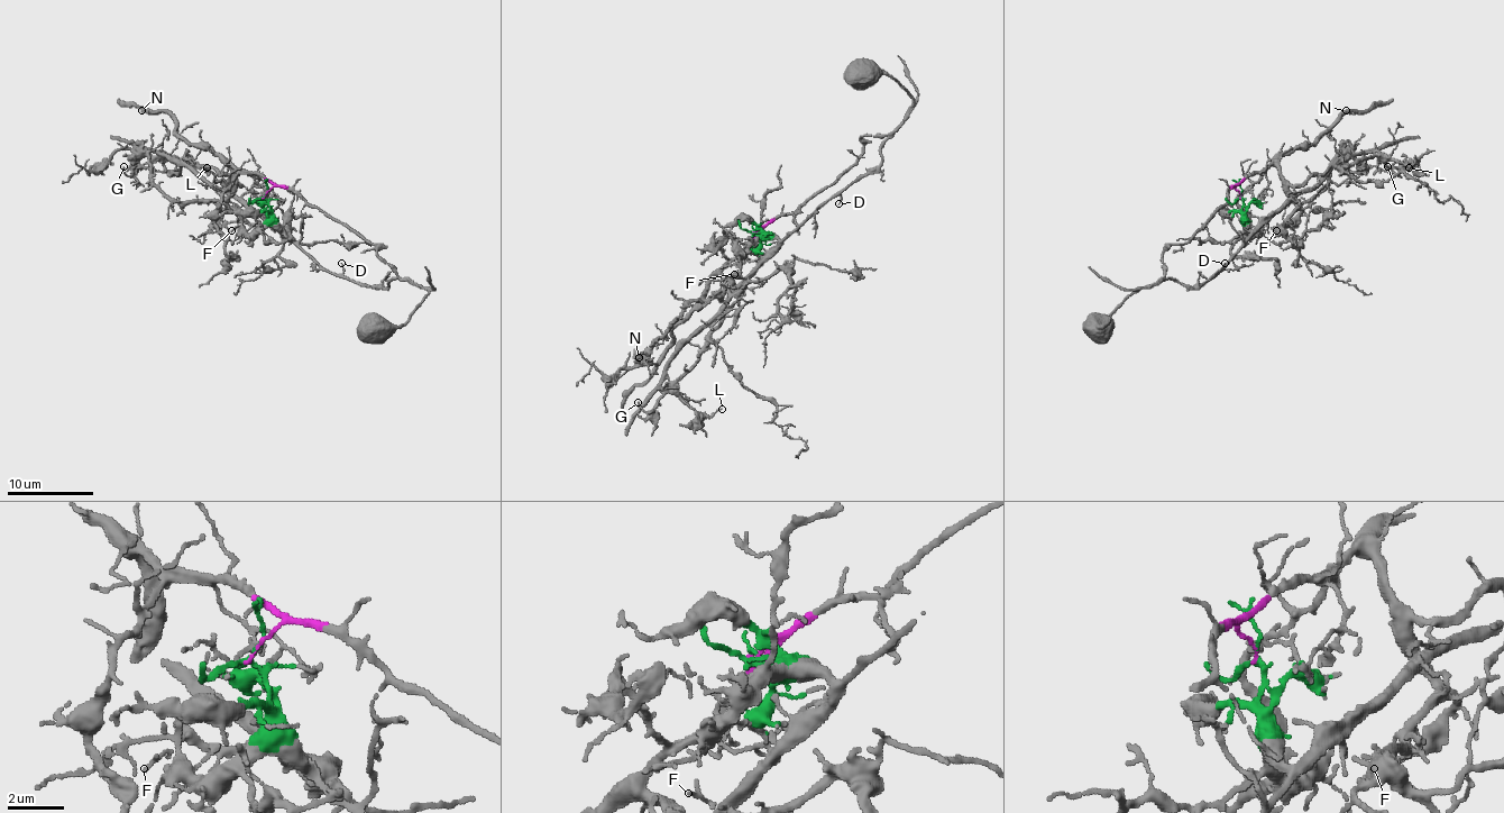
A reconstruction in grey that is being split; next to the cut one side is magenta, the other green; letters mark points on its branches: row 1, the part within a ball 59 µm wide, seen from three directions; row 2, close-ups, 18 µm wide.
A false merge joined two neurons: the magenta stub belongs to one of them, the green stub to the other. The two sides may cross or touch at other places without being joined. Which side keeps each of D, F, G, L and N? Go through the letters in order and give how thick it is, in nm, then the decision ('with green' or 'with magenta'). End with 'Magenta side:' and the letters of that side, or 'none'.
D: 90 nm | with green
F: 100 nm | with magenta
G: 130 nm | with magenta
L: 100 nm | with magenta
N: 90 nm | with magenta
Magenta side: F, G, L, N

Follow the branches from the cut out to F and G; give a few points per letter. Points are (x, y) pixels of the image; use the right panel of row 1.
F: (1241, 197), (1236, 185), (1273, 164), (1284, 192), (1298, 208), (1277, 231)
G: (1241, 197), (1236, 185), (1271, 164), (1294, 185), (1379, 155), (1399, 175), (1388, 166)

